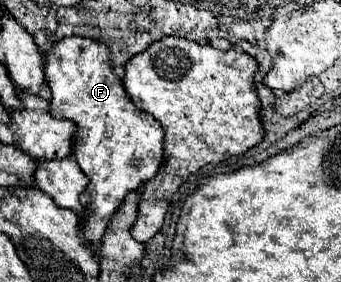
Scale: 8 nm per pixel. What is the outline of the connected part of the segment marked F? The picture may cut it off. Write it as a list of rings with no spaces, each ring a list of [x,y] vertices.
[[[66,37],[50,45],[44,65],[44,75],[52,91],[50,113],[60,119],[72,119],[80,127],[74,153],[80,169],[90,179],[82,203],[92,215],[80,221],[84,225],[82,239],[90,245],[100,243],[112,215],[120,209],[124,195],[152,179],[164,161],[162,125],[132,103],[122,79],[114,75],[110,57],[112,51],[96,39]]]

